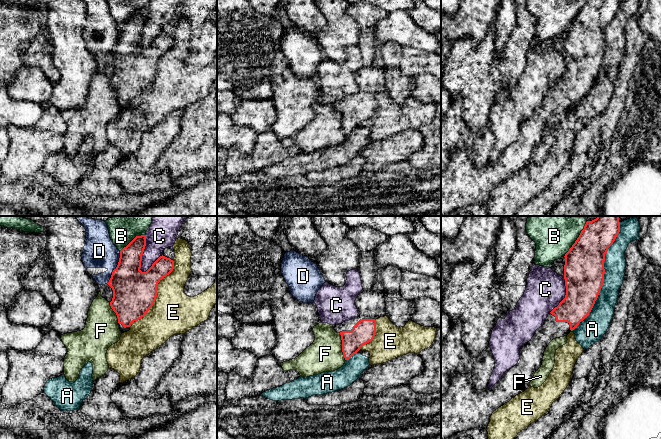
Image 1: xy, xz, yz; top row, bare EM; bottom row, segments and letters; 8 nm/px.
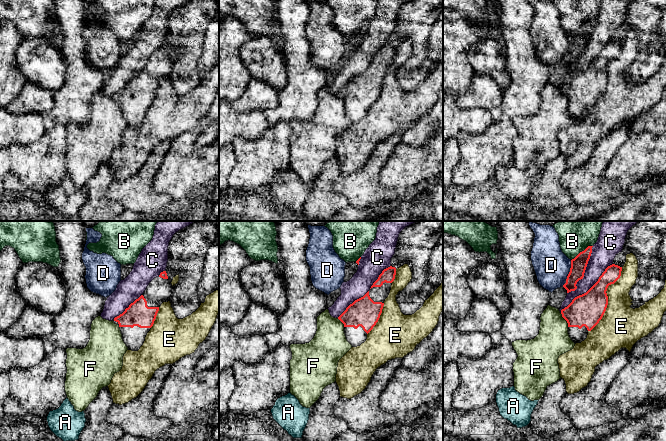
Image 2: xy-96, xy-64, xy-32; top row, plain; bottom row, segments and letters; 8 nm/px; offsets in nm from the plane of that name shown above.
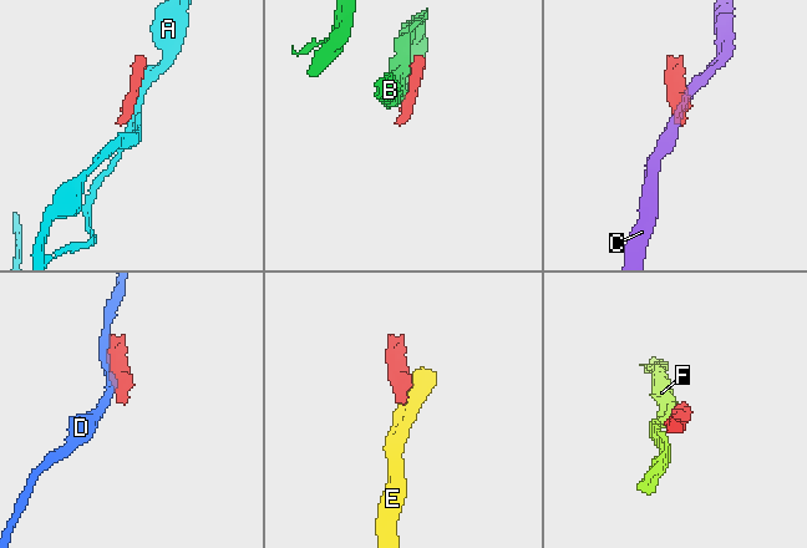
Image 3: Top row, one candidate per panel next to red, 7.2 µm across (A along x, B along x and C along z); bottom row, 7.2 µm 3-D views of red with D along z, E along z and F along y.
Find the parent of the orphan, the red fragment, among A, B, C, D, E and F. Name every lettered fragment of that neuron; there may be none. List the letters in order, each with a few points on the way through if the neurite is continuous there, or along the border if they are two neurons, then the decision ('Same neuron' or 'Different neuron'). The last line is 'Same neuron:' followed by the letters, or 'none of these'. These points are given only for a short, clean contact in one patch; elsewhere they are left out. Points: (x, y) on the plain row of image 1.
A: Different neuron
B: Boundary: yz (585, 0), (575, 18), (563, 32). Different neuron
C: Different neuron
D: Different neuron
E: Different neuron
F: Different neuron
Same neuron: none of these

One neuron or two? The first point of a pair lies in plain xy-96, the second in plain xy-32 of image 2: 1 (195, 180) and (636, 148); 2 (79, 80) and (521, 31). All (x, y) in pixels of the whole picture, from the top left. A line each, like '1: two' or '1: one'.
1: one
2: one

